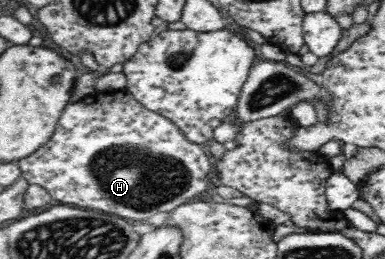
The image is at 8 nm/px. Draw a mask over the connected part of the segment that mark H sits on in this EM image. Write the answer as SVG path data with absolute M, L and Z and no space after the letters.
M95 88L91 94L87 94L79 100L69 102L65 107L61 118L57 122L57 126L48 138L47 142L44 142L37 150L34 150L30 155L20 158L17 161L19 168L21 169L22 176L29 181L29 184L38 184L49 191L49 194L63 204L74 205L75 207L81 207L89 210L100 210L107 214L115 214L117 216L126 218L135 222L145 221L151 216L155 216L157 212L167 212L167 210L175 210L175 208L187 204L201 192L205 192L205 188L208 185L208 179L205 178L211 170L211 162L209 162L209 156L205 153L203 146L199 143L189 141L183 131L179 128L179 125L175 125L175 122L171 119L164 117L163 115L147 109L143 103L139 102L139 99L133 97L133 93L129 89L121 90L106 90L99 91Z

